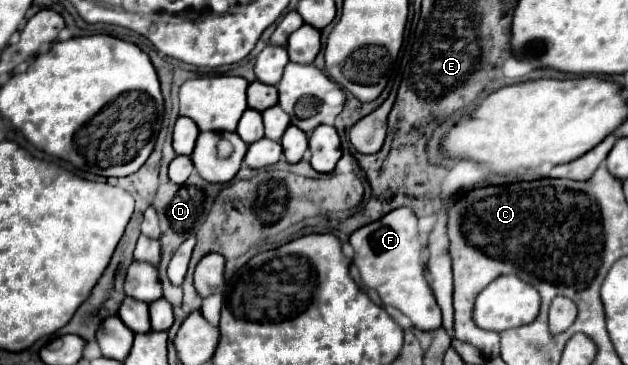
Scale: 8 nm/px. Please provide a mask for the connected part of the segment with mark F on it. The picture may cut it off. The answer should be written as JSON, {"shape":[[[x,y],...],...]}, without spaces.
{"shape":[[[396,208],[380,220],[358,228],[350,236],[350,244],[354,246],[354,264],[358,264],[364,284],[380,294],[382,304],[398,308],[415,322],[415,328],[429,331],[429,322],[438,322],[438,328],[442,326],[442,312],[426,282],[426,266],[422,264],[424,244],[418,238],[416,222],[418,218],[410,208]]]}

